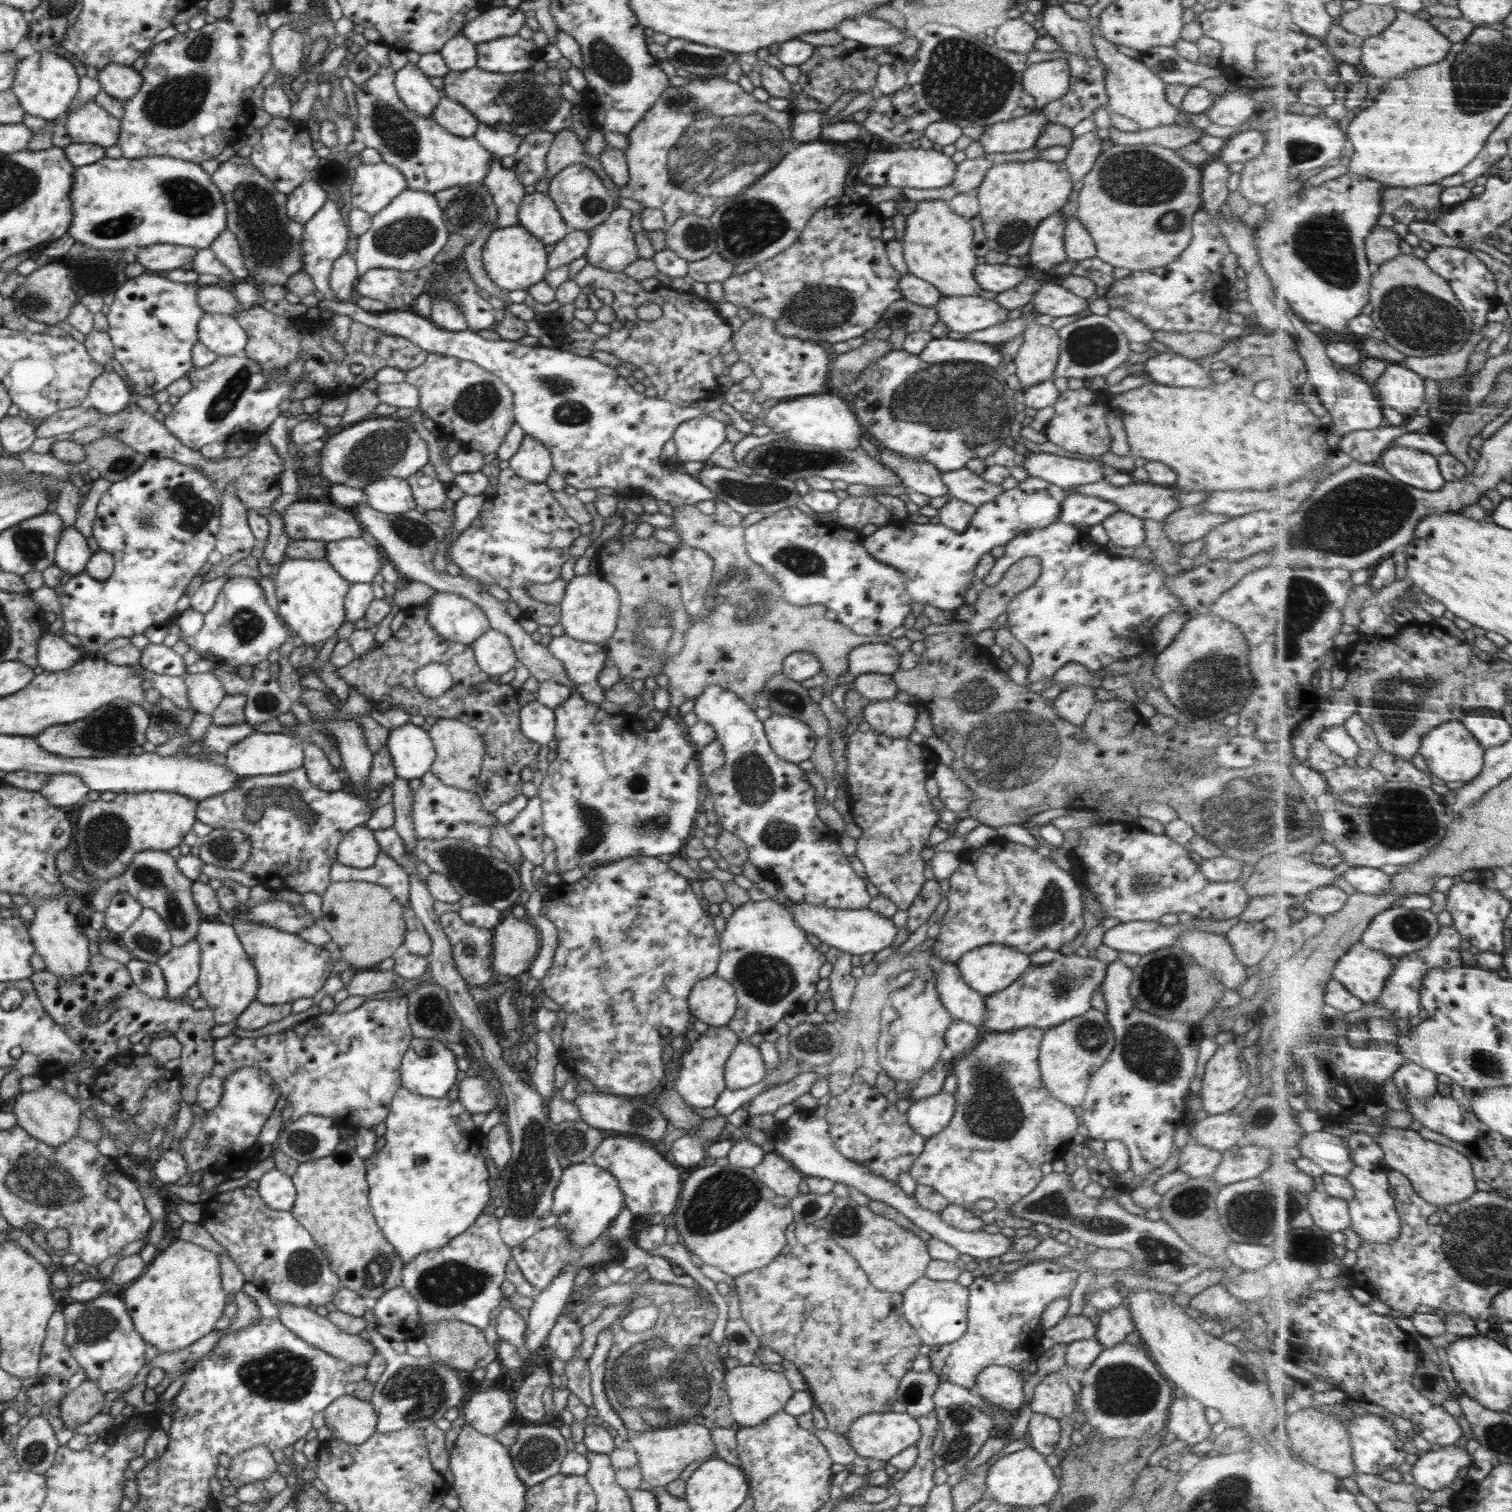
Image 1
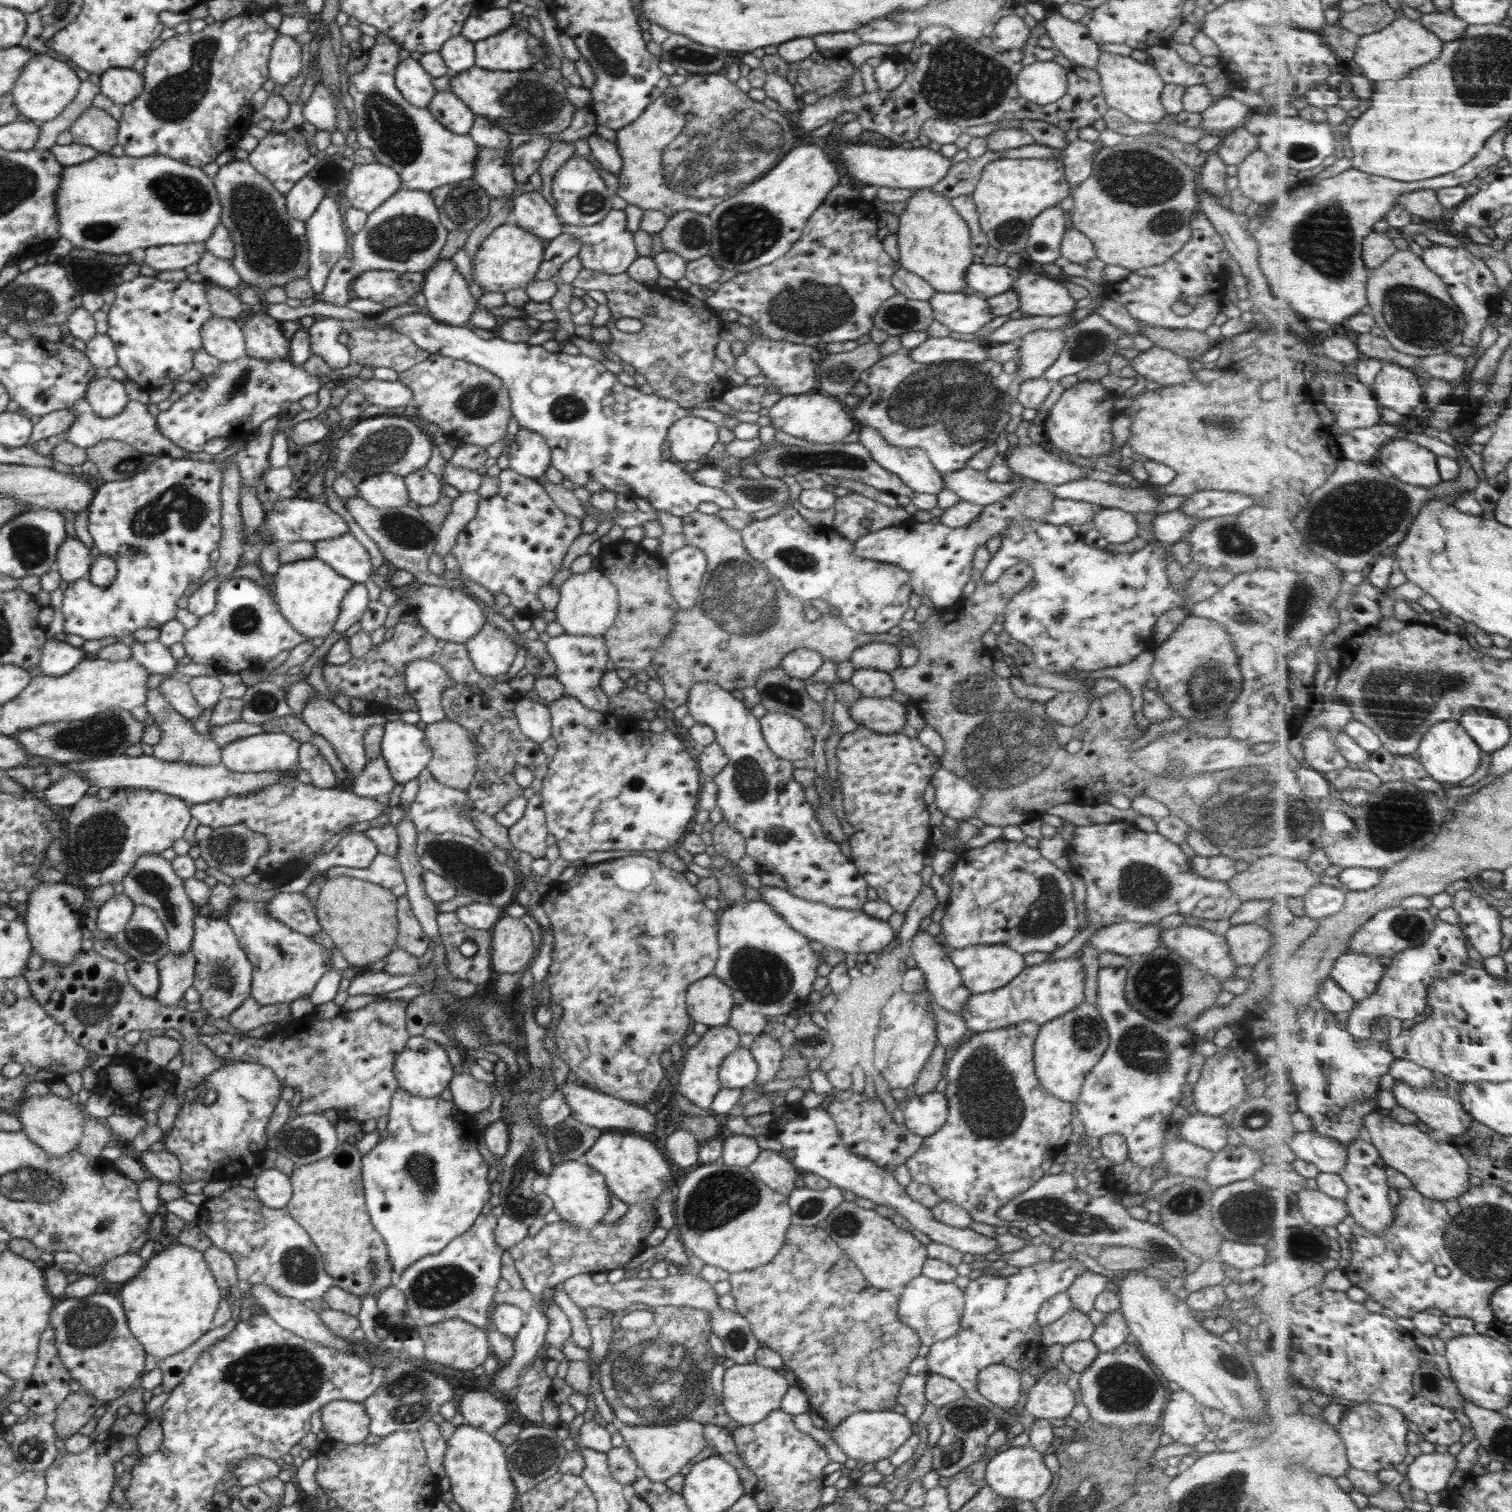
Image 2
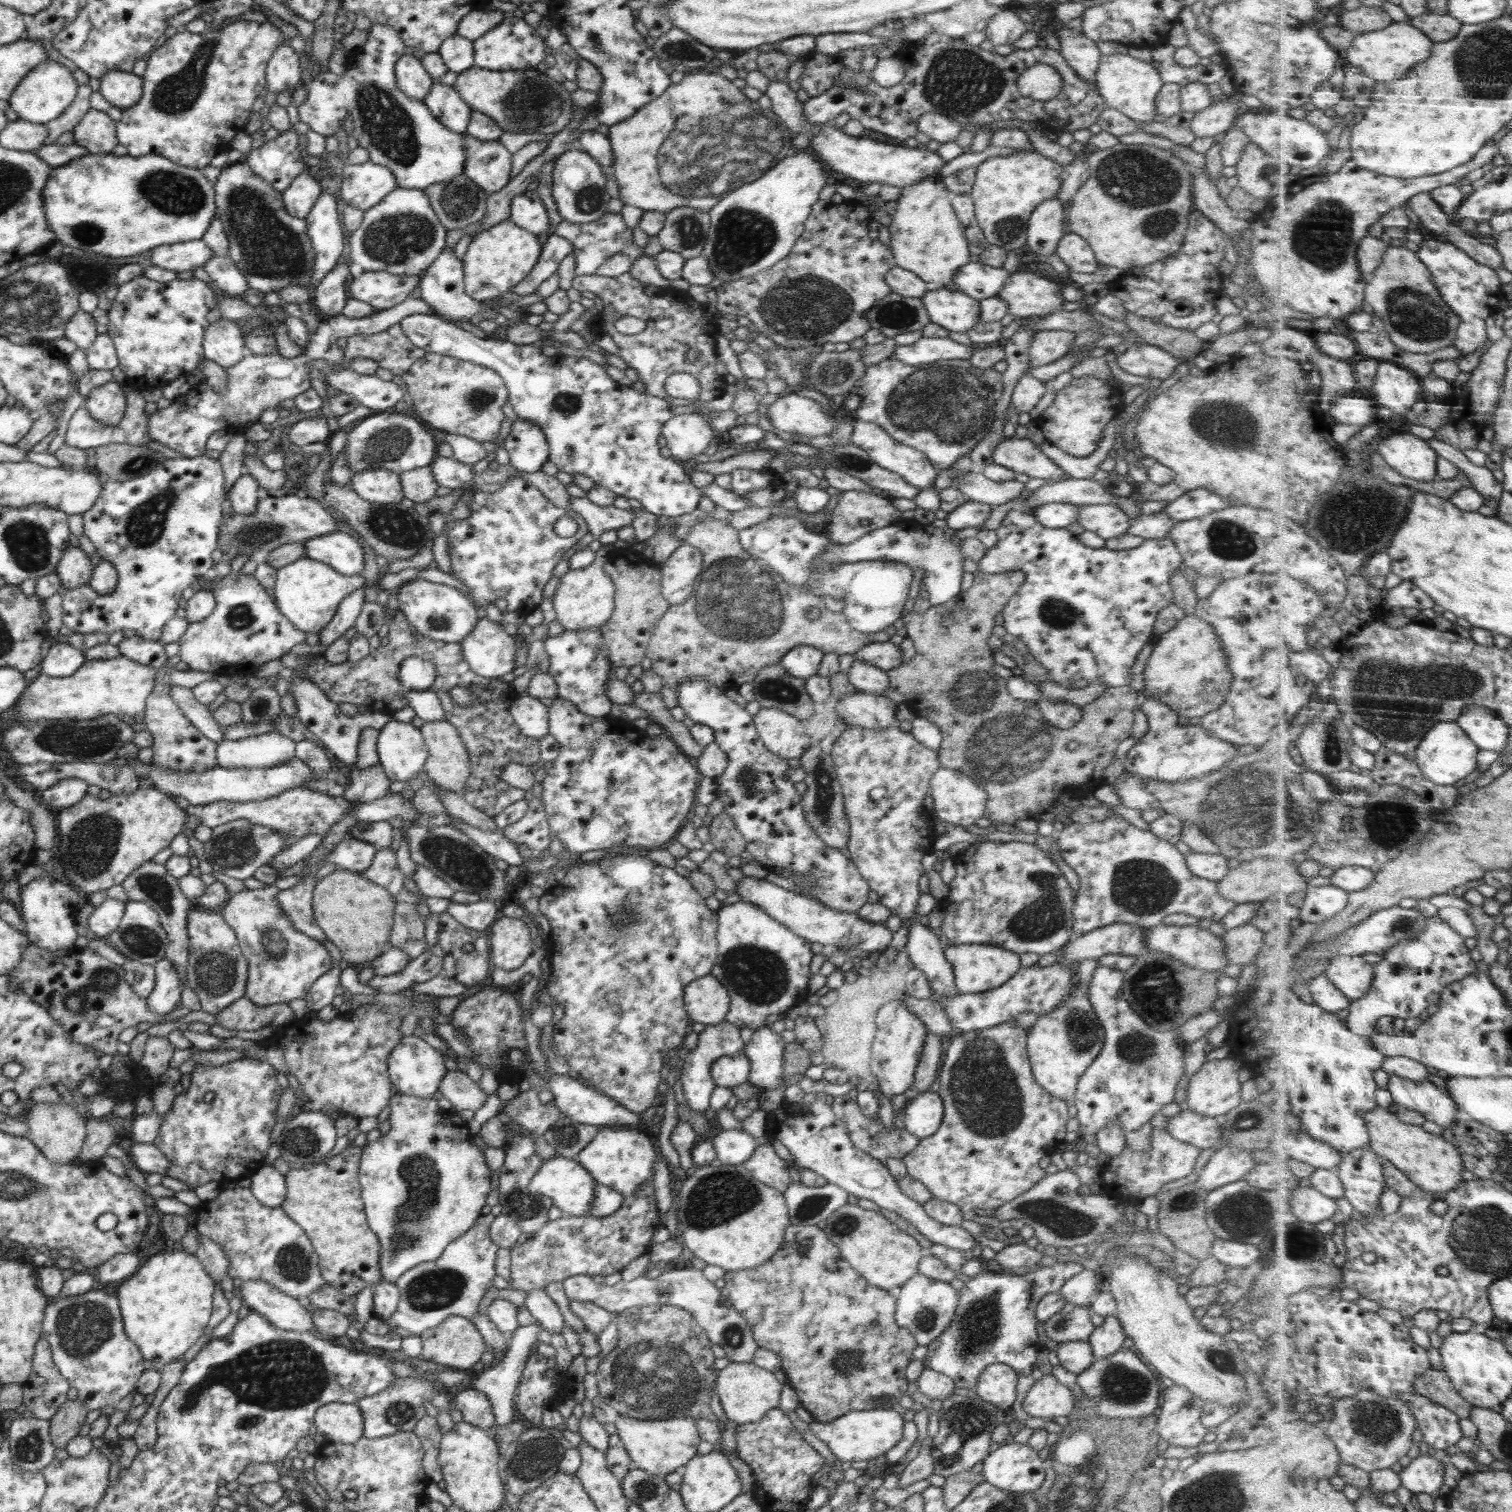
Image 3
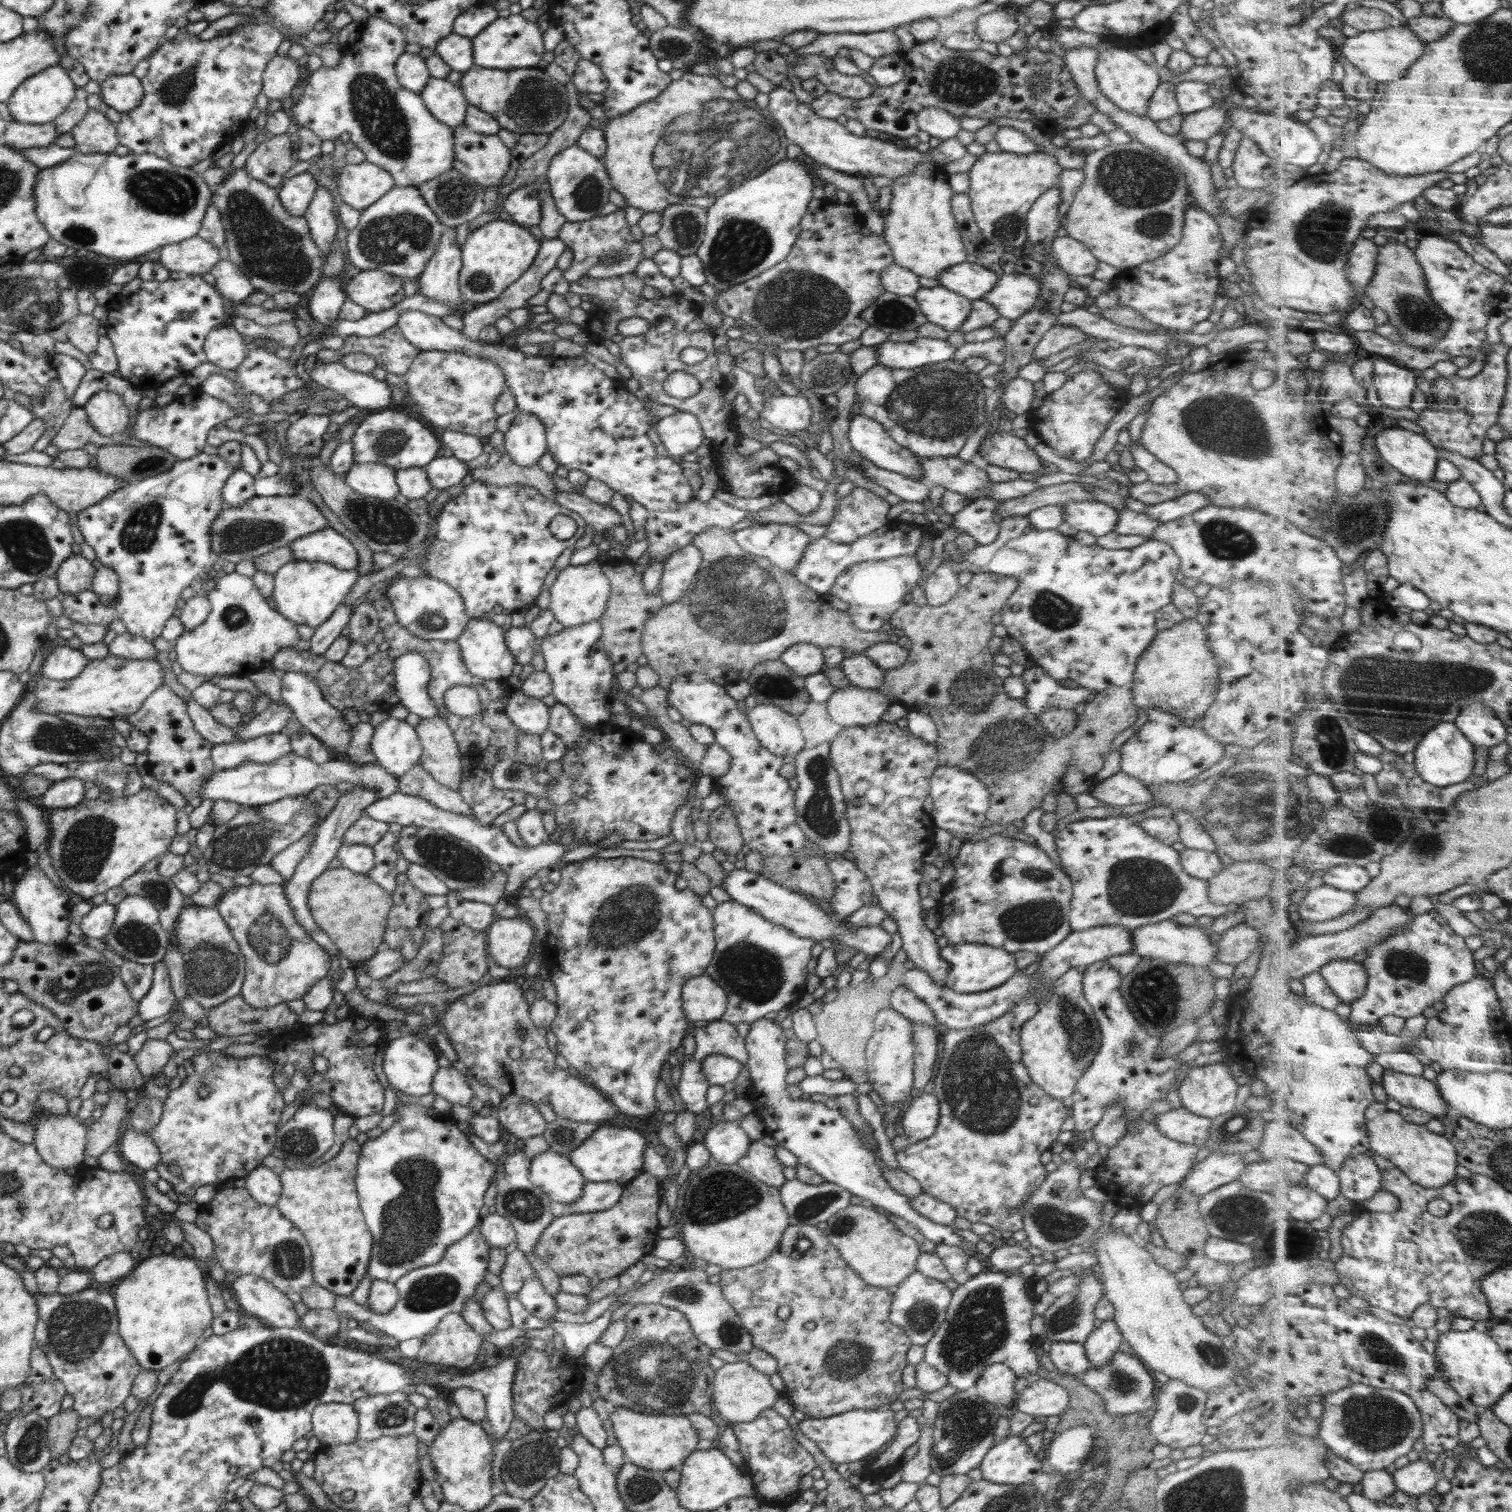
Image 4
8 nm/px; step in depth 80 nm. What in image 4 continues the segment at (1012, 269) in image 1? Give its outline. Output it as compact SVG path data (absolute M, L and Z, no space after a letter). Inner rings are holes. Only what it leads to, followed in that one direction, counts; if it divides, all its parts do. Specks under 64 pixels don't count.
M966 261L946 268L937 280L944 288L973 301L982 299L999 278L994 271L980 264Z

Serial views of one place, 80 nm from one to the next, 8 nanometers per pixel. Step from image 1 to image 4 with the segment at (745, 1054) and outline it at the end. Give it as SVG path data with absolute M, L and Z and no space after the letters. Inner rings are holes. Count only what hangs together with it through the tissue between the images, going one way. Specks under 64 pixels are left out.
M722 1053L708 1055L701 1060L701 1071L710 1085L723 1086L733 1082L744 1069L742 1063Z

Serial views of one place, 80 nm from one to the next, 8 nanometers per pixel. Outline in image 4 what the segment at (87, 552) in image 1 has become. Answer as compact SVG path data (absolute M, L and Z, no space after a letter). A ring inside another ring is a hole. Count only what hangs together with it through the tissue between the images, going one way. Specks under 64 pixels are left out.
M71 554L57 570L55 579L59 591L64 595L78 595L79 592L89 591L96 568L81 554Z

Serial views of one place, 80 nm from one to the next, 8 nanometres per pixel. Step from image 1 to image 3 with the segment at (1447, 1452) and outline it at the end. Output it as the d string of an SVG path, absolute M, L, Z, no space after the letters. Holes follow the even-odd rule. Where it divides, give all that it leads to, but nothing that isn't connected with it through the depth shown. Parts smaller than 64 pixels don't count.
M1421 1455L1401 1471L1403 1486L1414 1494L1428 1493L1438 1494L1438 1491L1446 1484L1446 1467L1449 1464L1448 1457L1439 1455Z

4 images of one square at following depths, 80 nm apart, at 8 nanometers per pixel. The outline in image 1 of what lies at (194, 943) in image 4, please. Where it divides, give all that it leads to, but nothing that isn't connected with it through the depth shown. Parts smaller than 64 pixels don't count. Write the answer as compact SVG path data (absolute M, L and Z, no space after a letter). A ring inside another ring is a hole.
M204 918L198 927L195 939L200 945L199 977L195 984L202 998L208 1002L207 1007L212 1009L214 1022L228 1024L236 1022L238 1016L249 1007L252 1001L256 1001L258 992L258 973L250 957L245 953L244 947L237 937L232 925L222 923L219 920Z

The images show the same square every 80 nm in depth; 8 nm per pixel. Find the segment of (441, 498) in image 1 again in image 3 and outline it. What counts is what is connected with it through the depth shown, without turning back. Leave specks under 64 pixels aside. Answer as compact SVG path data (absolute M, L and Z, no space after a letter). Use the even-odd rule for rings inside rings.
M431 467L410 469L408 472L399 474L403 493L408 500L415 503L423 503L436 496L439 484L432 476Z

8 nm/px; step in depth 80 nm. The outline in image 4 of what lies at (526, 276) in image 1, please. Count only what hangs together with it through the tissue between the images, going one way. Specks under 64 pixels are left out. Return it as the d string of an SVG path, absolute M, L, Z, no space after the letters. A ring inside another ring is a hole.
M502 219L490 221L470 231L461 246L459 289L463 297L474 305L498 298L503 290L530 269L538 256L540 243L528 229Z

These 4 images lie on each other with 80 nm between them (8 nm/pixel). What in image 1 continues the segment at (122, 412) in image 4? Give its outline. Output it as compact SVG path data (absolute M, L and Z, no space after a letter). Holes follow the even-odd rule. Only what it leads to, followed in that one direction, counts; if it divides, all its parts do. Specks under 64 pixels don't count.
M104 371L92 381L86 402L103 414L112 415L126 409L132 400L122 377L114 371Z

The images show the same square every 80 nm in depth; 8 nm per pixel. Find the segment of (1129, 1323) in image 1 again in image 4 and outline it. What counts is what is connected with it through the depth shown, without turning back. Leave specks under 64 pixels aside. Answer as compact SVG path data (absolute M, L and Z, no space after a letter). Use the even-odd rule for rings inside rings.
M1113 1320L1104 1321L1096 1327L1083 1342L1091 1367L1106 1365L1118 1352L1122 1342L1123 1336Z

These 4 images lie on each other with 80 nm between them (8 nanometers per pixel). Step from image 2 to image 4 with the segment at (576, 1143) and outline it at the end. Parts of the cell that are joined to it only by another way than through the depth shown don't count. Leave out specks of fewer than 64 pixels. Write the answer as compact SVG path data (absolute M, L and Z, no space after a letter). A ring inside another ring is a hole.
M557 1117L554 1122L547 1124L543 1133L548 1146L553 1152L570 1156L586 1138L597 1130L597 1124L592 1122L575 1122L566 1118Z

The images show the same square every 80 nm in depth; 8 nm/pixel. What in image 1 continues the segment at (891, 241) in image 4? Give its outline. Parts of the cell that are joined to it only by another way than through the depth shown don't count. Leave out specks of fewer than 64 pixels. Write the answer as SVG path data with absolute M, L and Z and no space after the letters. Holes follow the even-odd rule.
M922 200L916 210L905 216L903 247L908 273L929 282L942 295L976 296L982 288L974 278L978 258L973 244L973 228L963 216L956 214L942 200Z

